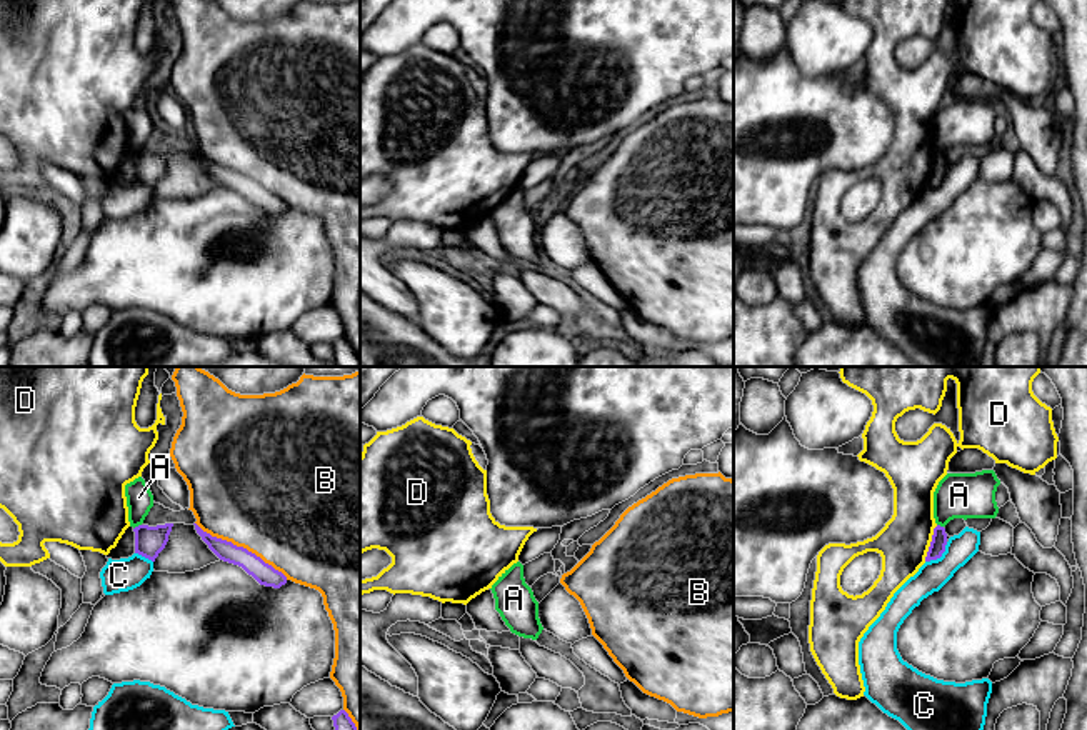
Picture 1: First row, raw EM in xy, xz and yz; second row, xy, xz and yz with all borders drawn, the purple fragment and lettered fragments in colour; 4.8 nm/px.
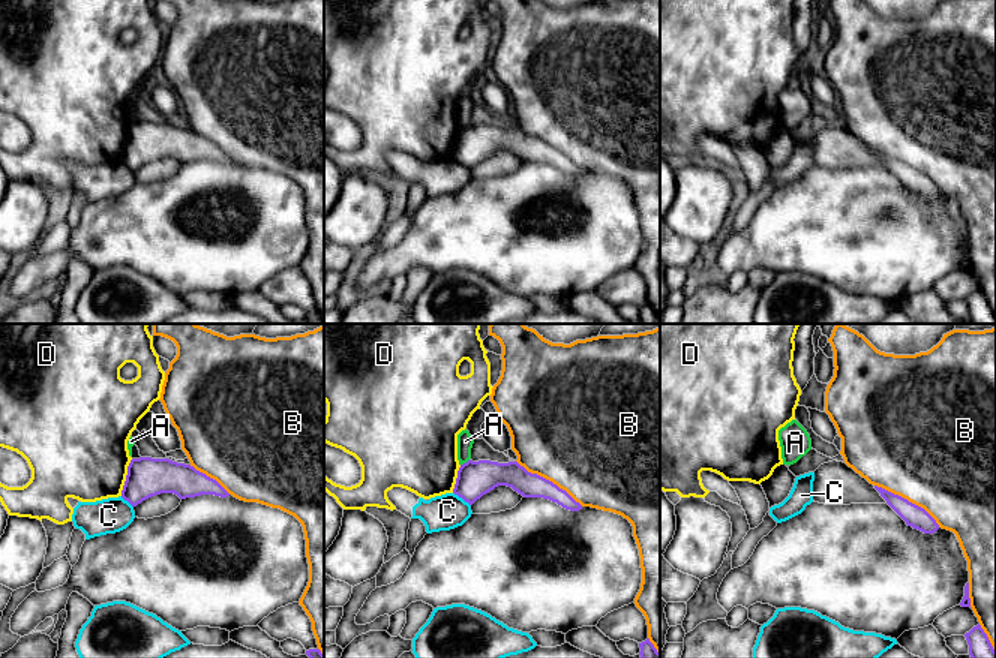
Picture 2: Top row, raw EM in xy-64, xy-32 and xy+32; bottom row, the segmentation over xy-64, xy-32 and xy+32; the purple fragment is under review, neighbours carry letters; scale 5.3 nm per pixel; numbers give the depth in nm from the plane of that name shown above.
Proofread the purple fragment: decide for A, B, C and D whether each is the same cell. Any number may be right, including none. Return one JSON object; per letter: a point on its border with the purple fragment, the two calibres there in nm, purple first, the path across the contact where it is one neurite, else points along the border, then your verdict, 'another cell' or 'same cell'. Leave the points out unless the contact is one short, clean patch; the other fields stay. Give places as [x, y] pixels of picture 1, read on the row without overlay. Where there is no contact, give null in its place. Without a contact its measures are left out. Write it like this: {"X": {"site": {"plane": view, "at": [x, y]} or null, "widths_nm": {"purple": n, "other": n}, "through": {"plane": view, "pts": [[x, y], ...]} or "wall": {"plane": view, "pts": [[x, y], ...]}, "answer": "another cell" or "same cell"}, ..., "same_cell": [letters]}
{"A": {"site": {"plane": "xy", "at": [139, 152]}, "widths_nm": {"purple": 140, "other": 130}, "wall": {"plane": "xy", "pts": [[140, 150], [134, 155]]}, "answer": "another cell"}, "B": {"site": {"plane": "xy", "at": [242, 174]}, "widths_nm": {"purple": 100, "other": 500}, "answer": "another cell"}, "C": {"site": {"plane": "yz", "at": [939, 184]}, "widths_nm": {"purple": 80, "other": 150}, "wall": {"plane": "yz", "pts": [[947, 169], [939, 184], [926, 189]]}, "answer": "another cell"}, "D": {"site": {"plane": "yz", "at": [931, 170]}, "widths_nm": {"purple": 80, "other": 240}, "wall": {"plane": "yz", "pts": [[937, 152], [924, 187]]}, "answer": "another cell"}, "same_cell": []}

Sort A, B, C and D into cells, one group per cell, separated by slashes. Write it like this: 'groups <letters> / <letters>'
groups A C / B / D

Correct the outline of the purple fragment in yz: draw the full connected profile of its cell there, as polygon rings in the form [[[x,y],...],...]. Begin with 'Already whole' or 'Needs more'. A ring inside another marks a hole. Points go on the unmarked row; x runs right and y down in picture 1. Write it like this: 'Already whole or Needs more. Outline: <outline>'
Already whole. Outline: [[[937,152],[934,155],[934,162],[932,162],[932,168],[930,168],[925,188],[940,185],[942,180],[945,178],[945,172],[947,172],[945,155]]]

